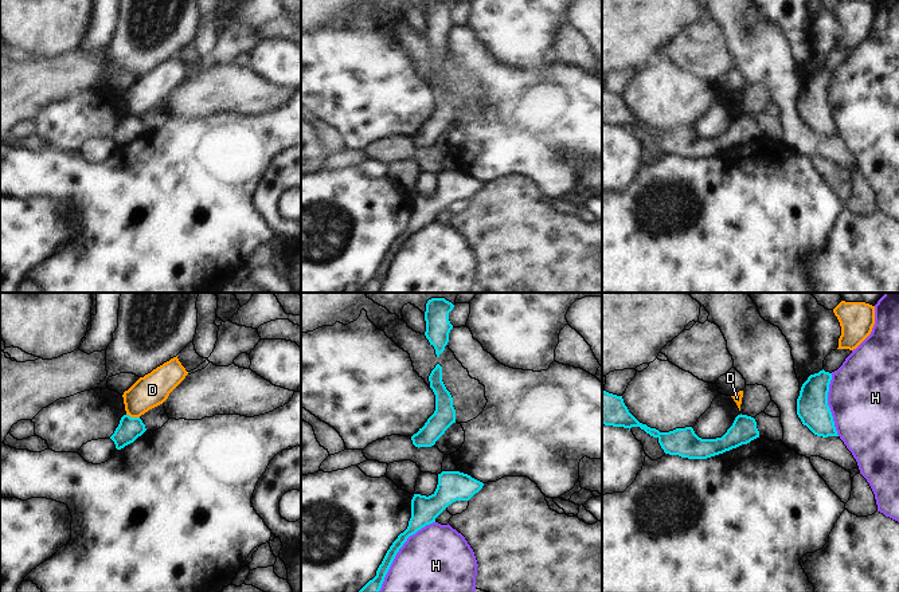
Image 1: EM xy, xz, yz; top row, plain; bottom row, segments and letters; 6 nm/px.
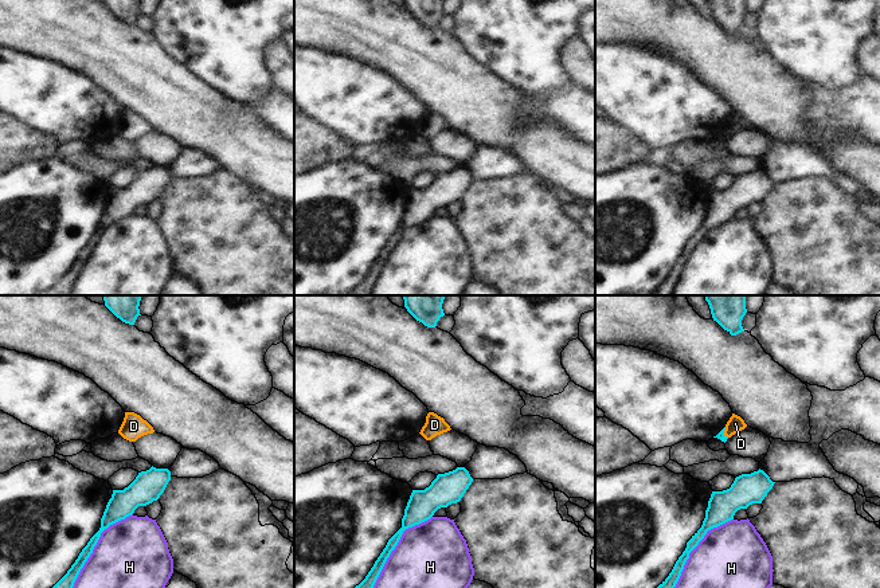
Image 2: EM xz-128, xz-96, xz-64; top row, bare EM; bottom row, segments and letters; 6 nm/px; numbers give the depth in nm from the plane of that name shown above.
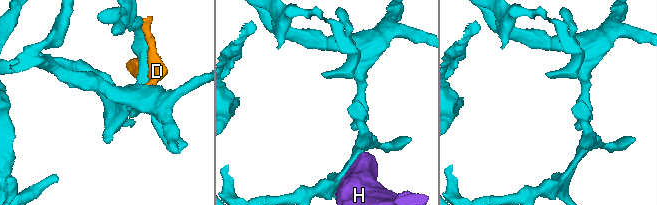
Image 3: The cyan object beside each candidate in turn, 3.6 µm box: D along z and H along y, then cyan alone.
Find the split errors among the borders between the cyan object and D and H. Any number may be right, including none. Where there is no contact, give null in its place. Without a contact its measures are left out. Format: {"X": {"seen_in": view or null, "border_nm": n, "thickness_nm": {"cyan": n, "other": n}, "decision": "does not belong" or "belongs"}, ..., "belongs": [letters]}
{"D": {"seen_in": "xy", "border_nm": 80, "thickness_nm": {"cyan": 140, "other": 200}, "decision": "does not belong"}, "H": {"seen_in": "xz", "border_nm": 550, "thickness_nm": {"cyan": 130, "other": 400}, "decision": "does not belong"}, "belongs": []}

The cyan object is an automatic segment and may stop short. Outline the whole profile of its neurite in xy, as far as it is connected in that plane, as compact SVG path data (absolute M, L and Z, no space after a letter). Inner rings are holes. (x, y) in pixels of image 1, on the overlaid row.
M124 415L110 439L114 442L116 448L121 450L125 446L133 443L145 431L145 424L140 417L130 417L129 415Z

